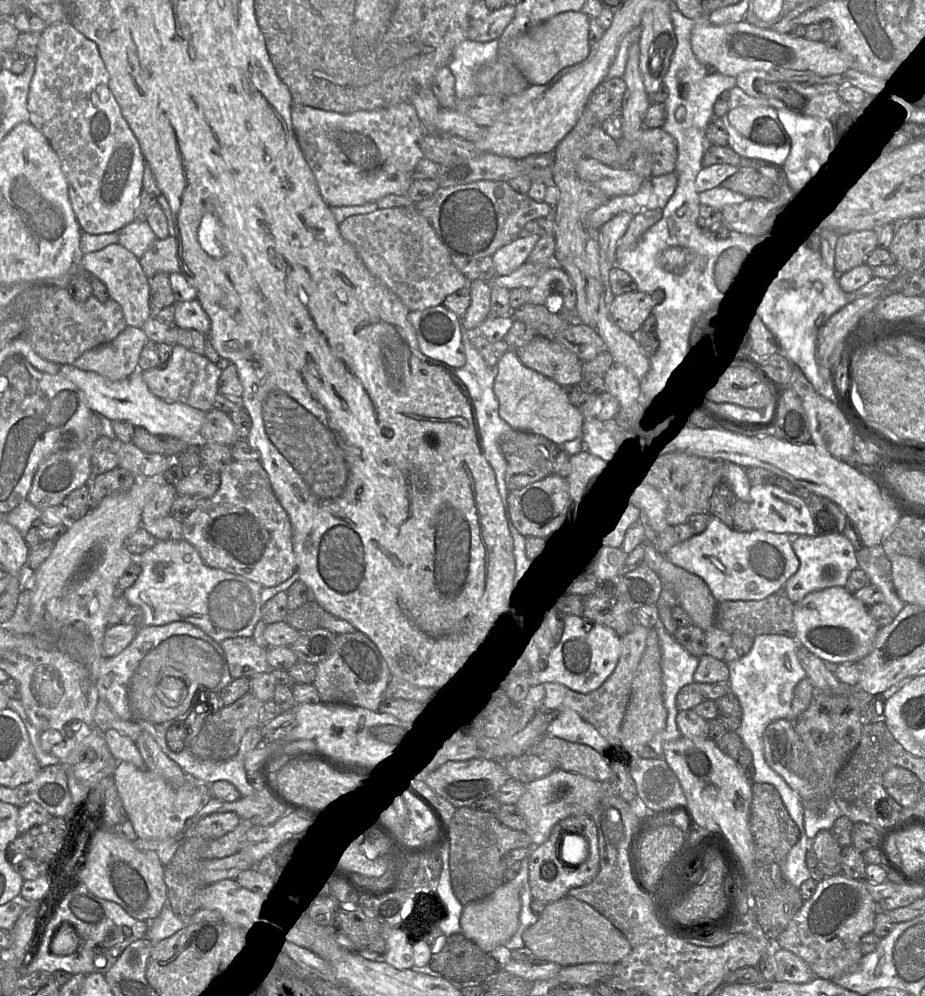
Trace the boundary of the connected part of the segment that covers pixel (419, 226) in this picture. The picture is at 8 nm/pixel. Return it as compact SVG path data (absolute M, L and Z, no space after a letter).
M414 206L378 209L348 217L339 224L341 236L356 249L365 266L387 288L396 294L409 311L424 310L442 304L445 298L469 285L455 267L451 254L428 220Z

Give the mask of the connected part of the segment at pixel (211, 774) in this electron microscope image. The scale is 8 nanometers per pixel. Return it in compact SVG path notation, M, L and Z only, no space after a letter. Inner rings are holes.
M189 749L181 752L164 750L164 753L197 783L212 784L217 781L227 781L238 789L242 797L256 793L248 782L244 762L239 753L224 761L198 758Z

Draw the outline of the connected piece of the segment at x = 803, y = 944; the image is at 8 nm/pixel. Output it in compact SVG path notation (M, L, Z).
M838 874L817 883L815 893L804 901L785 930L777 937L774 948L786 949L804 960L816 977L832 980L852 973L864 956L861 938L873 932L878 904L868 892L865 880Z

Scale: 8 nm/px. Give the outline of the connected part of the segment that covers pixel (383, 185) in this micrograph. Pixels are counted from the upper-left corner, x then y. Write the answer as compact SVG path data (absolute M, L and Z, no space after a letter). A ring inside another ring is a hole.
M411 103L349 114L293 104L291 120L302 153L330 207L376 202L389 194L406 195L412 173L424 158L421 142L425 130Z

